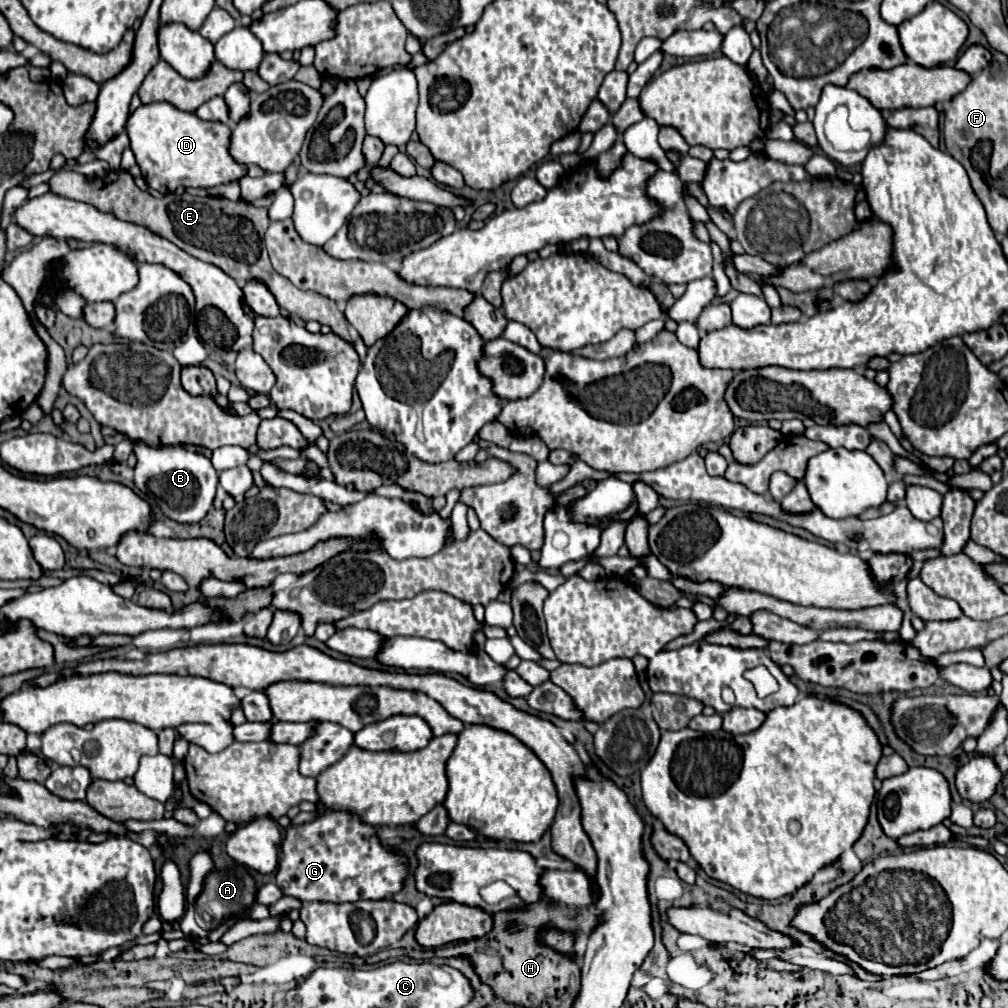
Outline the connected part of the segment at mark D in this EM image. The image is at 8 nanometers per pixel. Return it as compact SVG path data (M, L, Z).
M168 102L140 106L128 118L126 132L146 184L160 194L174 192L178 186L212 188L240 182L248 174L248 166L236 162L228 152L232 132L226 124L200 120L196 114L182 112Z

